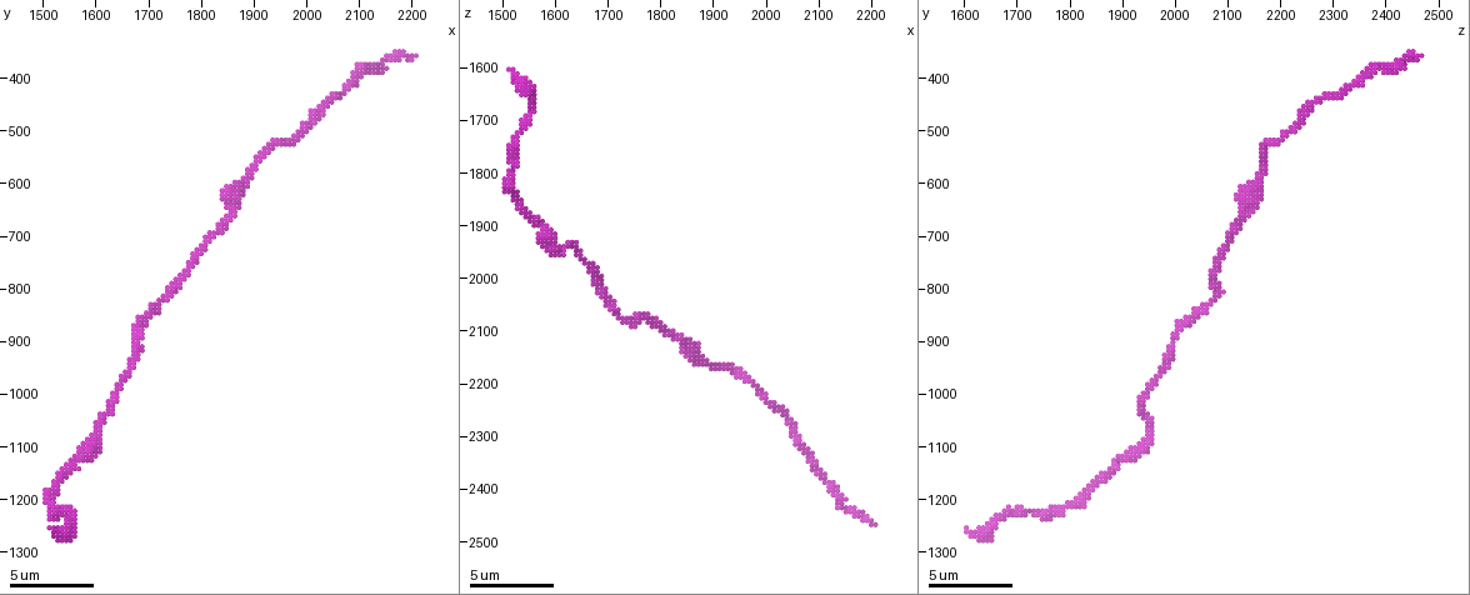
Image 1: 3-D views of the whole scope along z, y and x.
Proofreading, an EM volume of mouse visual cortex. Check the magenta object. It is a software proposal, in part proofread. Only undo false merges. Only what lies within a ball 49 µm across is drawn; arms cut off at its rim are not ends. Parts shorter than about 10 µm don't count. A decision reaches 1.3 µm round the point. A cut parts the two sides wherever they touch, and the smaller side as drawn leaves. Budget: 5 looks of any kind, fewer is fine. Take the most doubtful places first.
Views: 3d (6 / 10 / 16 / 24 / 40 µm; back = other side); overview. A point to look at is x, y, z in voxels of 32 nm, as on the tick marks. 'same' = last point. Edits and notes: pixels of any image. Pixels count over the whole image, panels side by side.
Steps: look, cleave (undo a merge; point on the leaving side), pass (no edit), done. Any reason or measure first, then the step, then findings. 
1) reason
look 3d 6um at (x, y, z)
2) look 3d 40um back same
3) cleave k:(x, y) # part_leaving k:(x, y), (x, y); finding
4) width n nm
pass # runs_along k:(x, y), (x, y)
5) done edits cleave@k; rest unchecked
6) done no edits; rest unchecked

sudden change in width
look 3d 10um at (1875, 600, 2150)

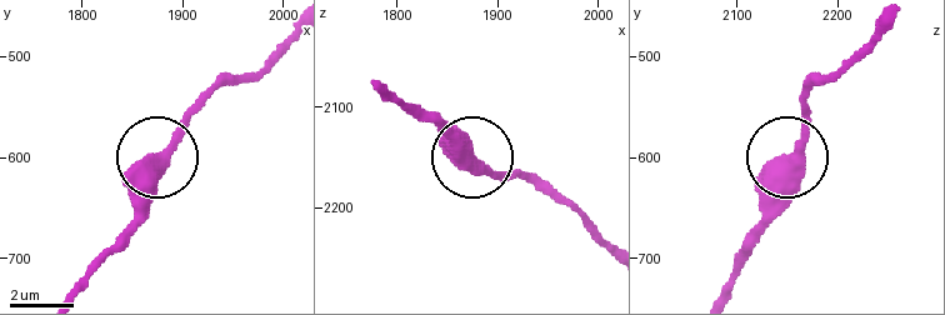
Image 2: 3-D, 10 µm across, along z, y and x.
width 510 nm
pass # all the same neuron

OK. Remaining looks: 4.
thick turns thin
look 3d 16um at (1585, 1120, 1915)

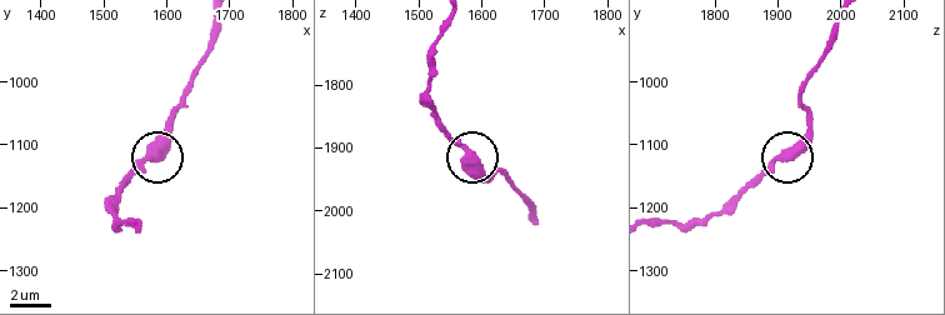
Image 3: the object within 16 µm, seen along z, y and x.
width 490 nm
pass # continuous, no second neuron

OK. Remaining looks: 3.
thick turns thin
look 3d 10um at (1995, 485, 2225)

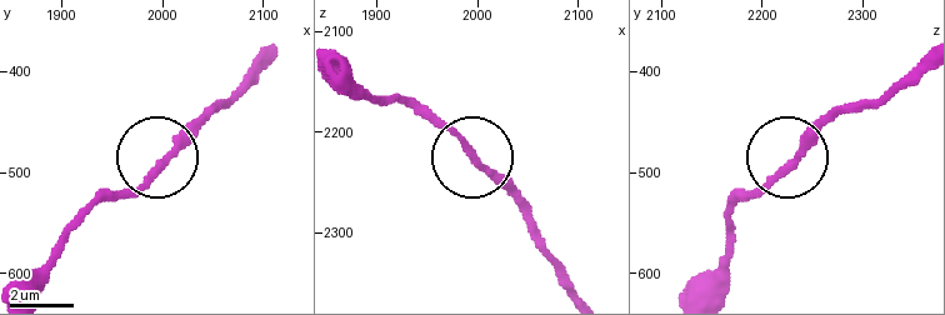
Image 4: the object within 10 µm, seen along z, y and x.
look 3d 10um back at (1998, 490, 2230)

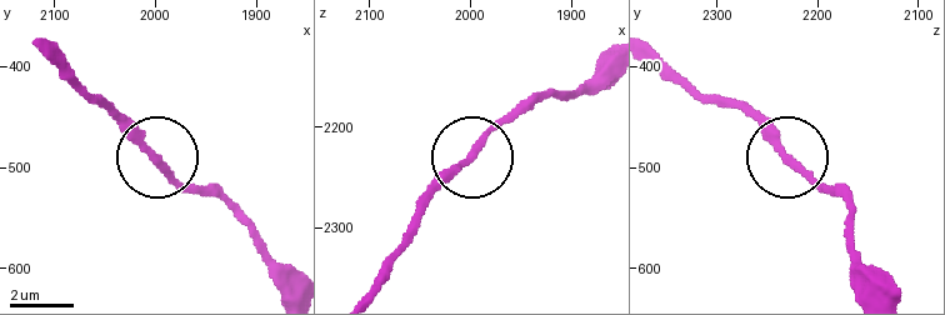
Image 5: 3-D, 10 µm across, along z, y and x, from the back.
pass # runs_along 5:(608, 66), (510, 115), (416, 200); one neuron here

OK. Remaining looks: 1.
done no edits; rest unchecked

